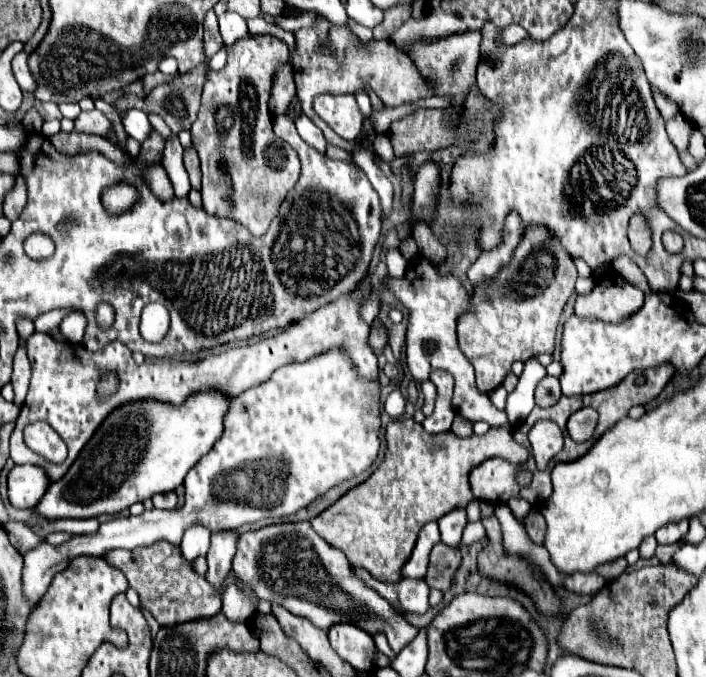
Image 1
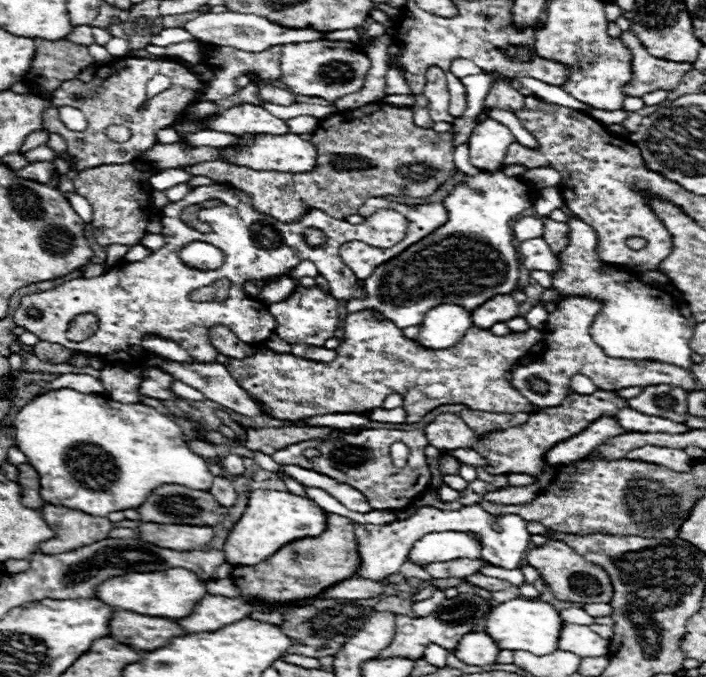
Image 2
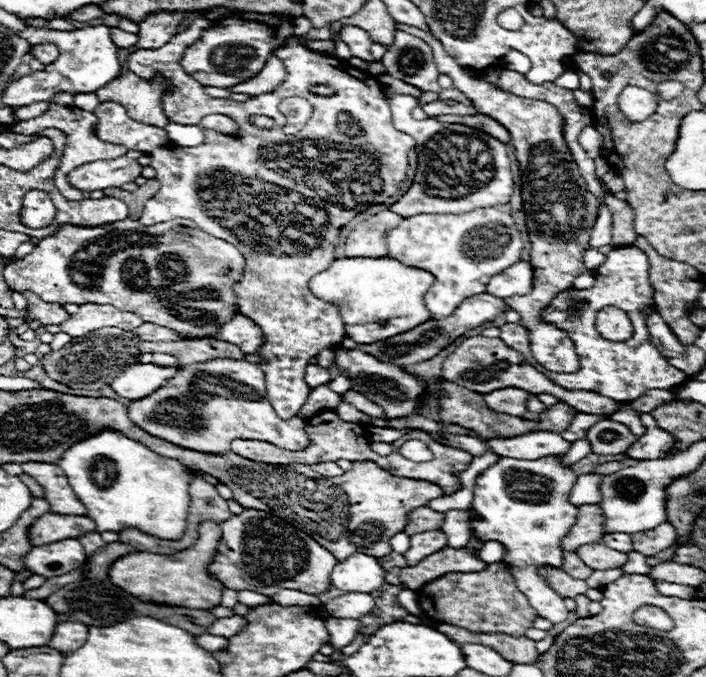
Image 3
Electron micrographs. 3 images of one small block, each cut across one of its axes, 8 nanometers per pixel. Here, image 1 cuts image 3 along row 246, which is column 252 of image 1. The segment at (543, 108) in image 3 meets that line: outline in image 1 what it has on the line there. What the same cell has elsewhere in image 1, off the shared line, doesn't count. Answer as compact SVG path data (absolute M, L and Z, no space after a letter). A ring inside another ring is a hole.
M310 522L276 524L240 534L232 570L242 582L252 586L258 598L278 604L296 616L310 618L318 628L328 630L336 622L352 622L372 636L384 634L396 654L418 634L416 626L408 624L402 614L396 614L384 598L352 574L352 564L346 556L328 546L312 530Z

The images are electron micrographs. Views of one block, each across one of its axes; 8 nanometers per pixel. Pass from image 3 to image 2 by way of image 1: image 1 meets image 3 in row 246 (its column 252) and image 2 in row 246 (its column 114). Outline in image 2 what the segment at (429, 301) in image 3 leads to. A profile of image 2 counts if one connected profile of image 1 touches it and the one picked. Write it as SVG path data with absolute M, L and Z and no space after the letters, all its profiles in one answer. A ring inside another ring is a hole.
M532 238L526 240L518 246L520 252L520 262L528 270L544 270L544 272L554 272L558 268L558 256L550 250L546 240L542 238Z

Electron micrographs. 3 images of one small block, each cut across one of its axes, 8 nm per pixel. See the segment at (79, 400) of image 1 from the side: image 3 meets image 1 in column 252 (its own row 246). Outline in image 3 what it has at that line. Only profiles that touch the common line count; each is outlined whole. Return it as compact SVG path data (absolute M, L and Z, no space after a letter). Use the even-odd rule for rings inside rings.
M382 210L372 218L354 226L350 236L346 238L344 252L348 258L382 258L388 254L386 248L386 232L400 224L402 216Z

